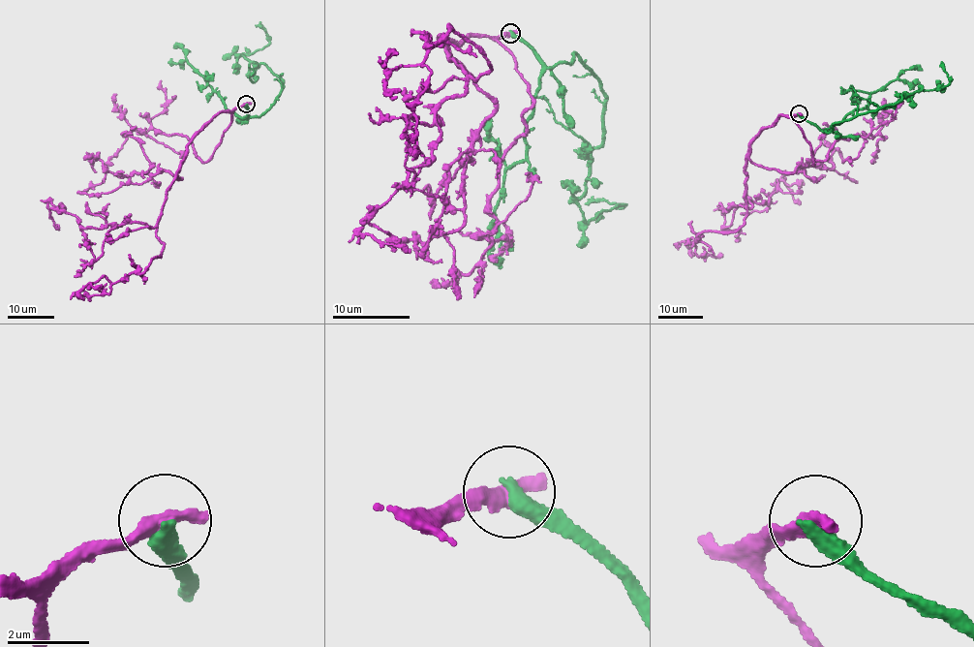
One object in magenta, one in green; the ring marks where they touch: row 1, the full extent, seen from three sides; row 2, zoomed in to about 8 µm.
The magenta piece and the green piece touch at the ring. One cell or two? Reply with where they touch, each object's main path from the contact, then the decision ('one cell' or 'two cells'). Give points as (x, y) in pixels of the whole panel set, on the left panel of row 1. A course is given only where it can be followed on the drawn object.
place (246, 104); course magenta (246, 103), (217, 112), (188, 144), (157, 223), (159, 256), (108, 293), (70, 298); course green (247, 104), (248, 118), (263, 114), (282, 88), (283, 79), (263, 64), (235, 58), (269, 43), (255, 25); two cells

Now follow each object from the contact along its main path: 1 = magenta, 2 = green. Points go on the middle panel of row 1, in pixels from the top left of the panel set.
1: (511, 33), (440, 38), (448, 59), (477, 79), (489, 62), (449, 26), (428, 47), (431, 76), (406, 137)
2: (511, 31), (549, 68), (577, 53), (604, 94), (605, 136), (577, 204), (591, 220), (624, 205), (584, 203)

